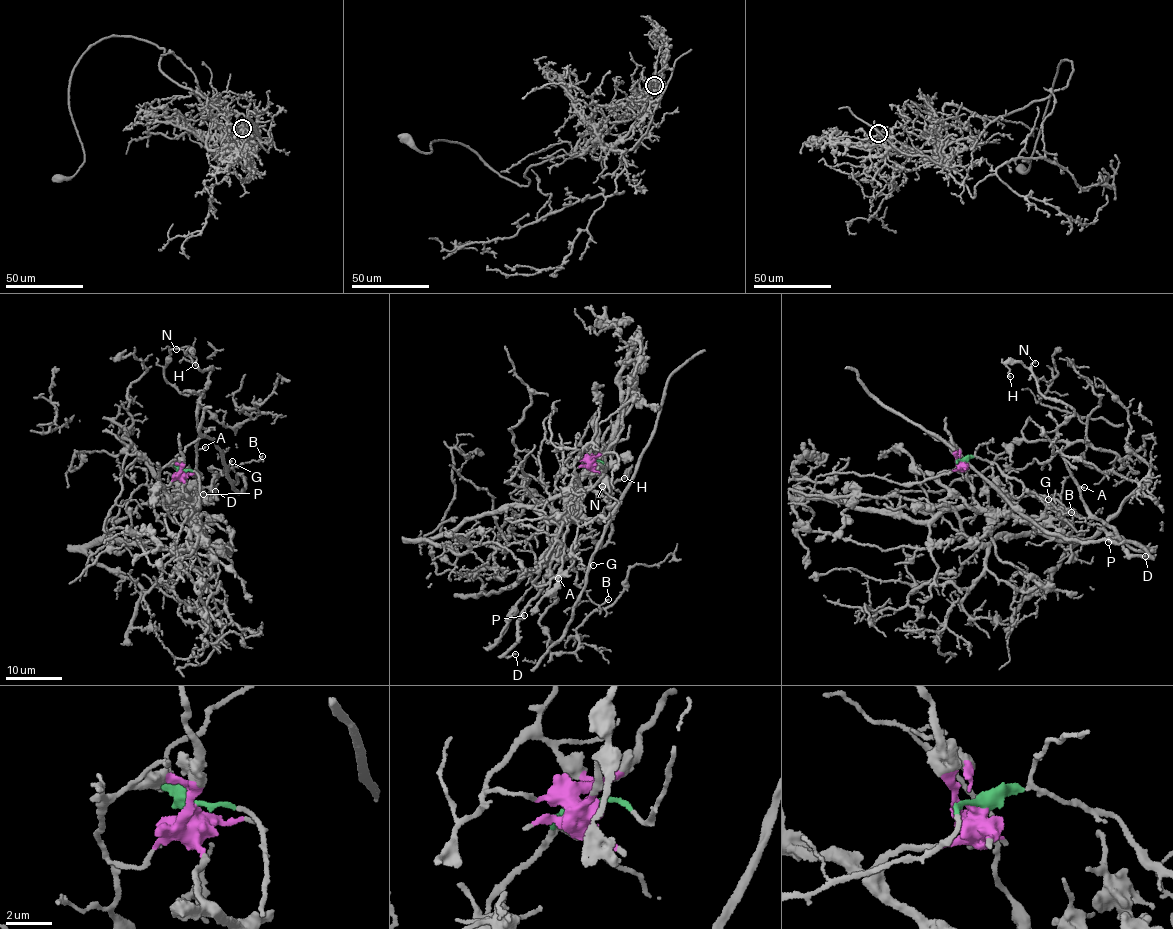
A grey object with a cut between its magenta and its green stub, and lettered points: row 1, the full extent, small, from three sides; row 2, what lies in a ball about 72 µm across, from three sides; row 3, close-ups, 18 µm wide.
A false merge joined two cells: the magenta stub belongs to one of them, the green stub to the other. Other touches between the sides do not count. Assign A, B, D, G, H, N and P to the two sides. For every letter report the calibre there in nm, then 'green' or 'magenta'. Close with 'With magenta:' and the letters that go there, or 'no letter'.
A: 110 nm thick; green
B: 140 nm thick; green
D: 110 nm thick; green
G: 130 nm thick; green
H: 120 nm thick; green
N: 90 nm thick; green
P: 550 nm thick; green
With magenta: no letter

